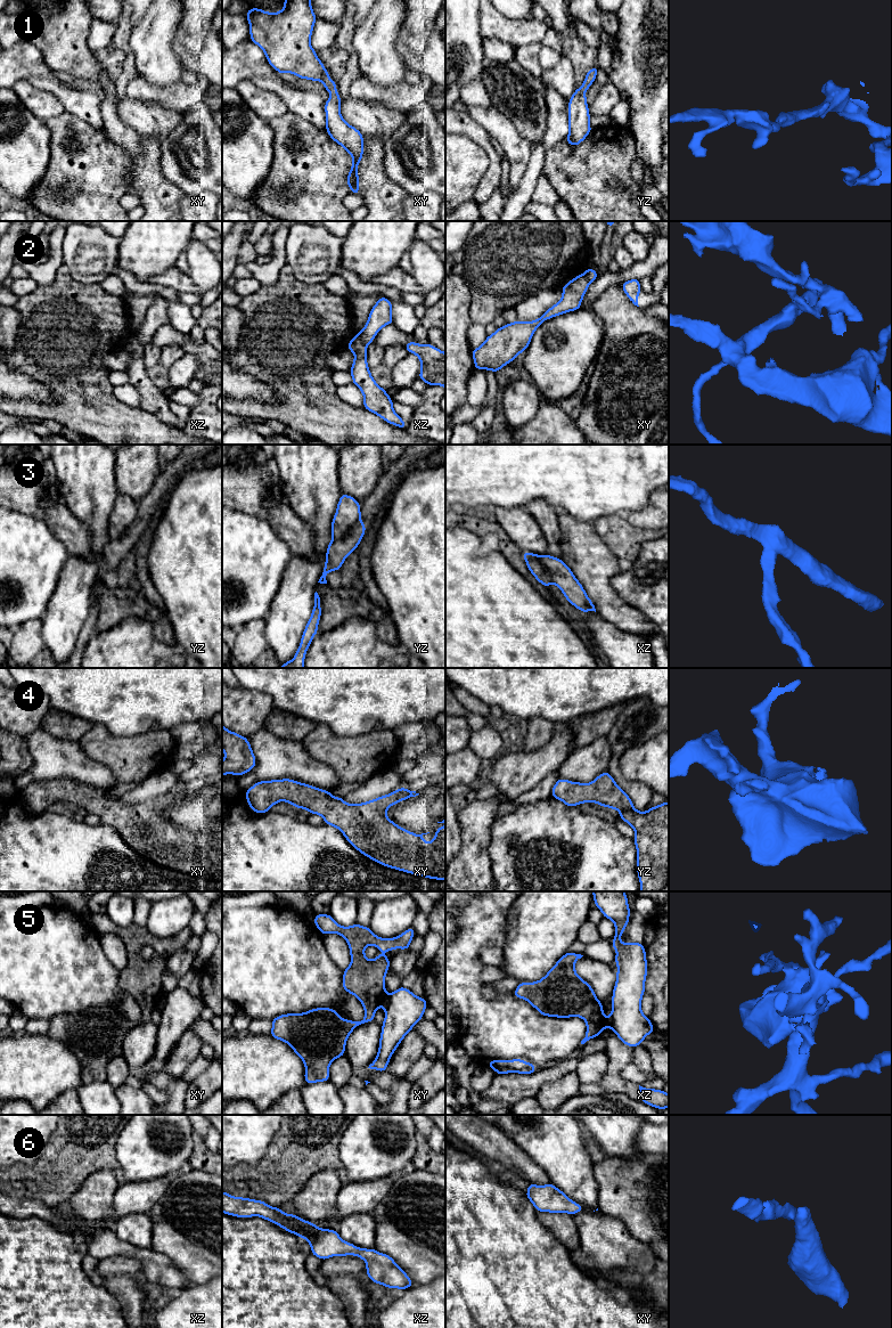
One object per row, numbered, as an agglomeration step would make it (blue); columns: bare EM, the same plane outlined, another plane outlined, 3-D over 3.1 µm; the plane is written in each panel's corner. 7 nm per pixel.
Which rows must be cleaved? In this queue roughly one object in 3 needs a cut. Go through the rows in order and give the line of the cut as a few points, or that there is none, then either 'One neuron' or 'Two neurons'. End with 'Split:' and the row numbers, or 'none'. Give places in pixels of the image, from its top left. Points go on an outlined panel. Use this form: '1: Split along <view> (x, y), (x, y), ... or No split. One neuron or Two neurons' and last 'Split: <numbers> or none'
1: No split. One neuron
2: Split along xz (358, 334), (367, 344). Two neurons
3: Split along yz (359, 519), (342, 537), (333, 538). Two neurons
4: No split. One neuron
5: Split along xy (387, 995), (382, 1004). Two neurons
6: No split. One neuron
Split: 2, 3, 5

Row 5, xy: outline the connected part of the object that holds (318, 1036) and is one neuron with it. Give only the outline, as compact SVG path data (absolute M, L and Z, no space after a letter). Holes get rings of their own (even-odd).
M316 914L313 923L322 935L334 932L341 935L346 940L350 947L351 963L343 971L342 986L345 992L354 995L361 1002L365 1017L361 1021L353 1021L342 1019L339 1013L332 1008L314 1008L306 1012L286 1013L271 1019L272 1028L269 1034L276 1040L287 1043L302 1059L305 1066L305 1084L329 1081L330 1064L334 1059L345 1054L345 1045L350 1034L359 1025L374 1021L376 1010L384 1004L387 996L385 977L390 969L390 958L379 954L374 960L369 960L365 955L365 948L368 945L373 945L382 952L390 952L395 948L409 950L410 942L416 935L414 928L410 927L396 937L382 938L376 936L370 927L363 927L359 923L343 927L330 914Z

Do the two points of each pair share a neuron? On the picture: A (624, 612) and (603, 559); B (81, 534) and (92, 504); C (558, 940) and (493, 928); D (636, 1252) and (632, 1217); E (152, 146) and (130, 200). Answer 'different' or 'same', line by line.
A: same
B: different
C: different
D: different
E: different

